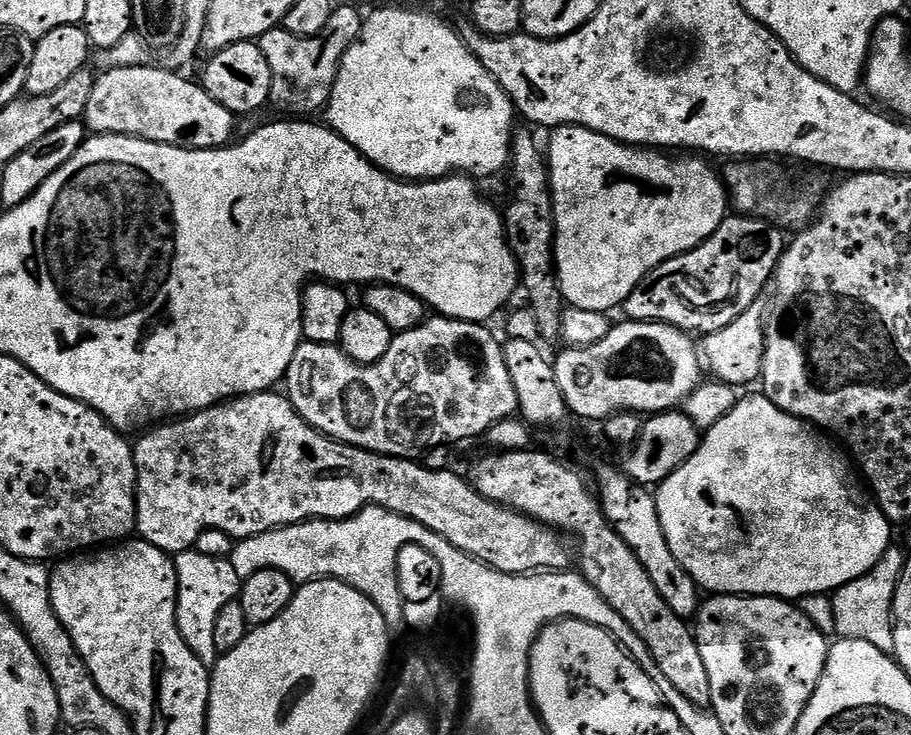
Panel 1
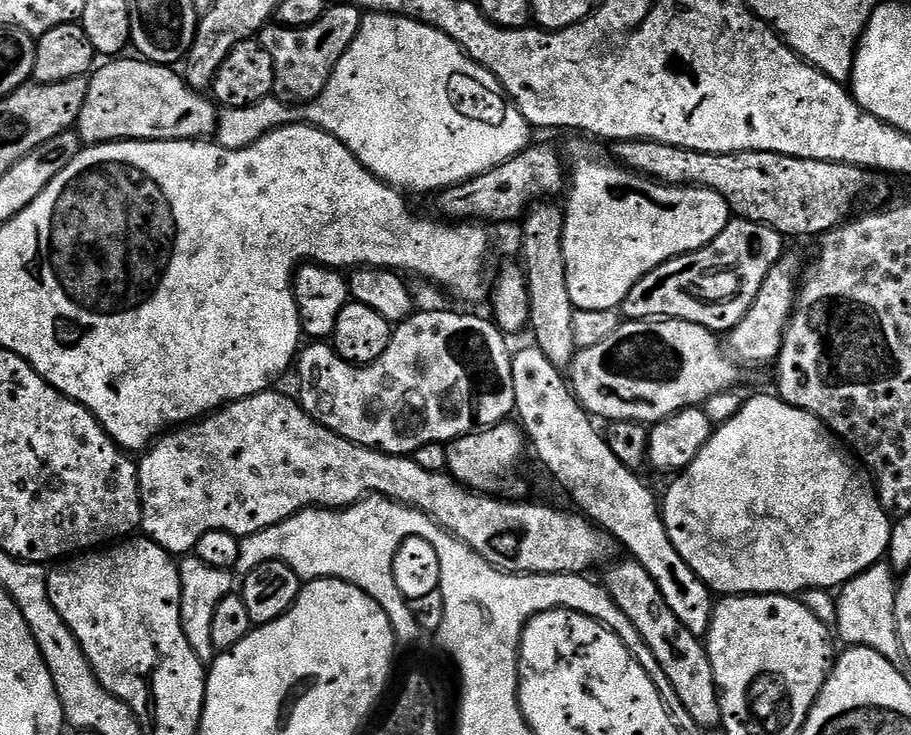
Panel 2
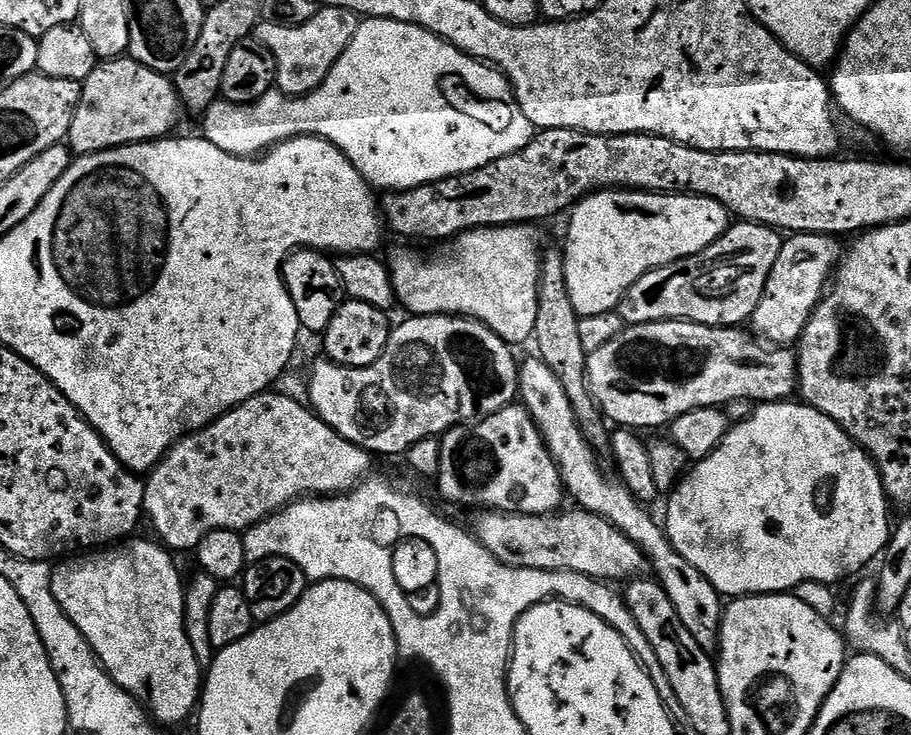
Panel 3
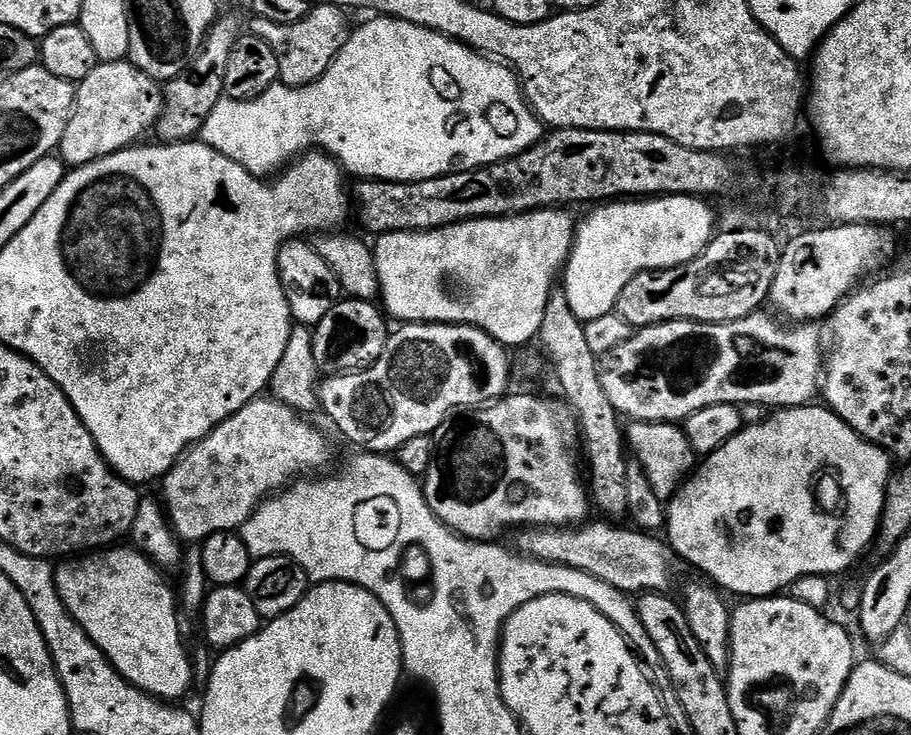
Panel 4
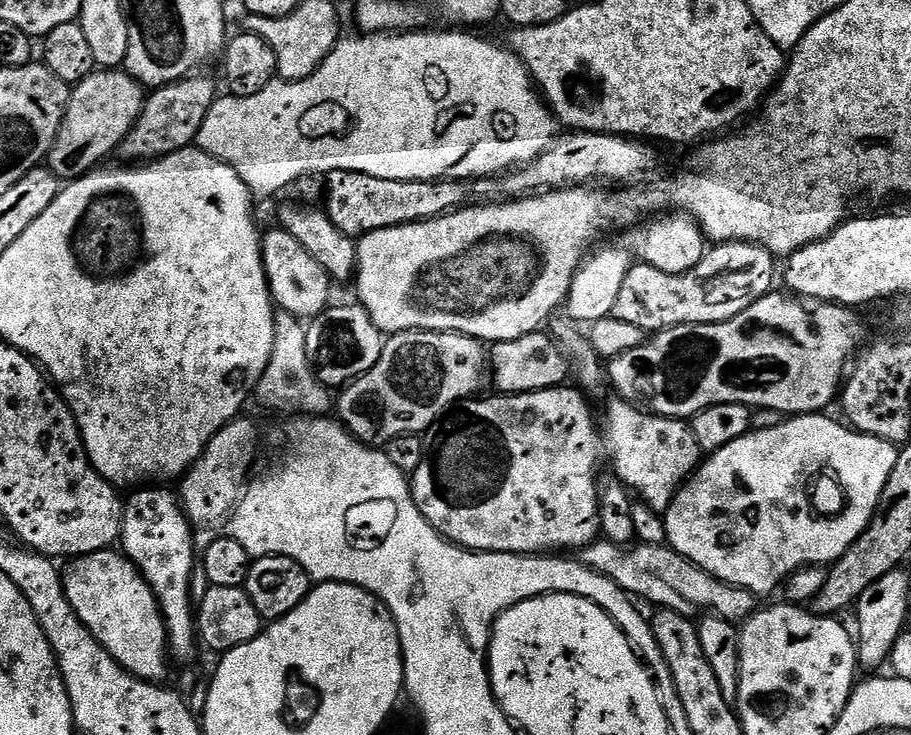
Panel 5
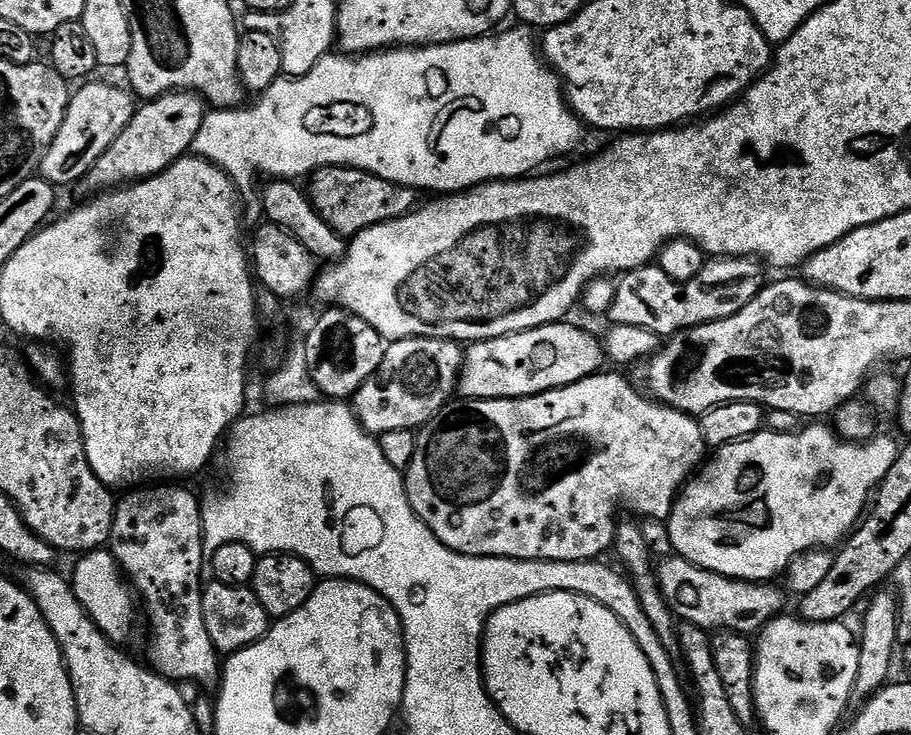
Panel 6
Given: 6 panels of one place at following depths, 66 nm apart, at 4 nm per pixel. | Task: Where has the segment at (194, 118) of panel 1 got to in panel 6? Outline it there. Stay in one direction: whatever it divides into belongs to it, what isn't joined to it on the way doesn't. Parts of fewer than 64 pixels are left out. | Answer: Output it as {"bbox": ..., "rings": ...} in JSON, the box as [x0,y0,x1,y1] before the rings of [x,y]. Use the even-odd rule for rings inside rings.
{"bbox":[39,83,137,186],"rings":[[[85,83],[77,87],[80,88],[77,92],[75,89],[71,93],[62,126],[40,163],[39,175],[53,186],[72,184],[75,180],[83,181],[94,162],[106,154],[106,146],[110,146],[110,142],[114,142],[114,138],[126,130],[130,118],[137,110],[137,101],[127,87],[115,88],[112,84],[92,83]]]}

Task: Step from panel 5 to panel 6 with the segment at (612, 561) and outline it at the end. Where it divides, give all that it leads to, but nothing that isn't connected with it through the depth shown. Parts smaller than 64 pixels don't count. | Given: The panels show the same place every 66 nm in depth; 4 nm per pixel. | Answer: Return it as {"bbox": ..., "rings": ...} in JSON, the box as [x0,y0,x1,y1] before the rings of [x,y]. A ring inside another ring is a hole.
{"bbox":[656,554,785,634],"rings":[[[675,554],[659,561],[656,577],[660,579],[660,589],[674,615],[683,623],[705,630],[756,634],[785,611],[785,593],[780,593],[775,583],[732,580]]]}

